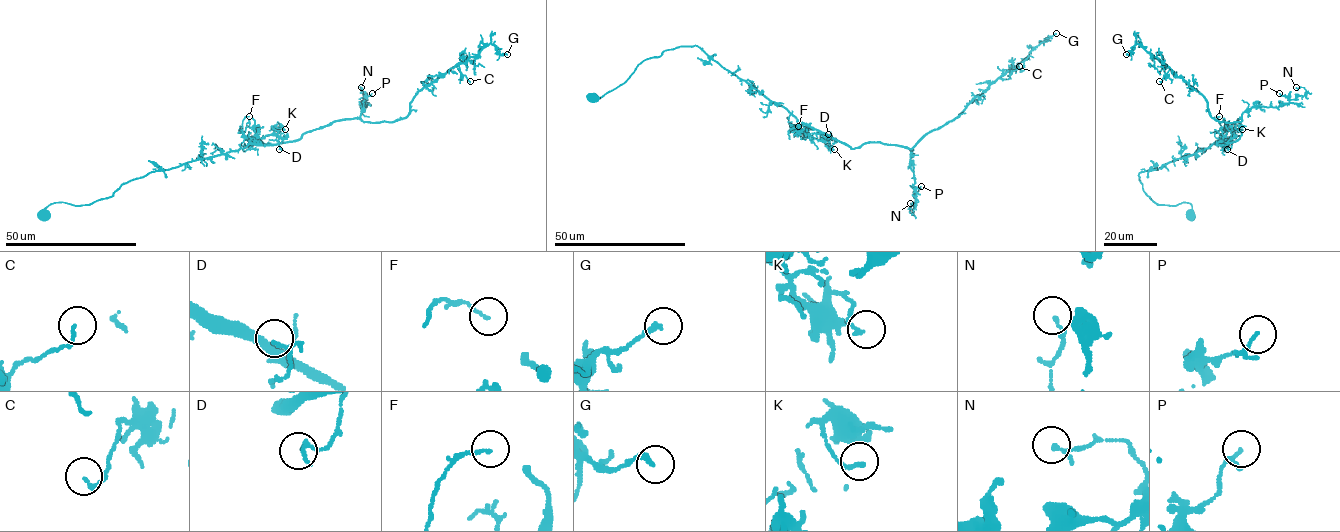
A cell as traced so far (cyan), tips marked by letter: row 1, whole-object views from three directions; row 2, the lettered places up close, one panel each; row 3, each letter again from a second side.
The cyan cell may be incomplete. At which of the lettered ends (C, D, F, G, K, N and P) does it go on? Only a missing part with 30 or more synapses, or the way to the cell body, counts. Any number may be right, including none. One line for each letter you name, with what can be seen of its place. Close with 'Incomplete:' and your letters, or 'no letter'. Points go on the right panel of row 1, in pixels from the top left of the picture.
Incomplete: no letter

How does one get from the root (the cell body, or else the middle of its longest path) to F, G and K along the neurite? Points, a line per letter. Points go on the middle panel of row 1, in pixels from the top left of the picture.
F: (593, 96), (622, 84), (664, 51), (697, 45), (784, 107), (798, 122), (798, 129), (790, 126), (798, 126)
G: (593, 96), (622, 84), (664, 51), (697, 45), (799, 121), (852, 148), (868, 143), (911, 148), (1056, 33)
K: (593, 96), (597, 99), (622, 84), (640, 63), (664, 51), (697, 45), (784, 107), (803, 130), (834, 149)

